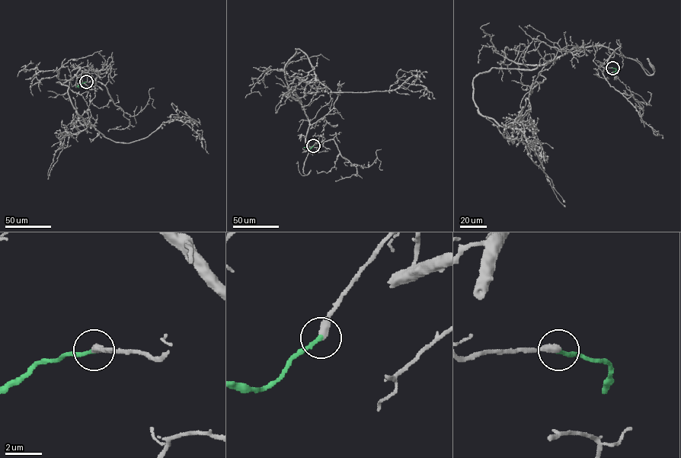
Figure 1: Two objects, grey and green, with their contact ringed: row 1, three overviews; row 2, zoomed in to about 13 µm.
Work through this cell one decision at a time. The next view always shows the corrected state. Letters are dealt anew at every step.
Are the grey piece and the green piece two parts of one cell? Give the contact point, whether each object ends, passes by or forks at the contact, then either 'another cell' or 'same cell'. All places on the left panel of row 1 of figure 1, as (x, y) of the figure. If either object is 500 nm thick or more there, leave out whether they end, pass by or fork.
place (86, 81); grey ends; green ends; same cell

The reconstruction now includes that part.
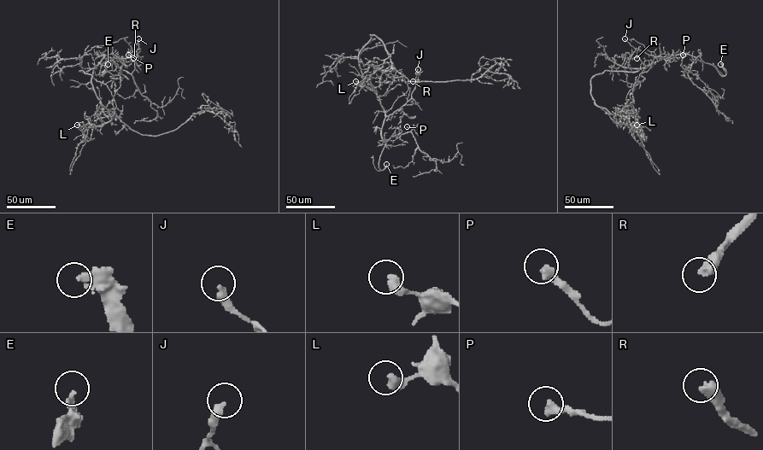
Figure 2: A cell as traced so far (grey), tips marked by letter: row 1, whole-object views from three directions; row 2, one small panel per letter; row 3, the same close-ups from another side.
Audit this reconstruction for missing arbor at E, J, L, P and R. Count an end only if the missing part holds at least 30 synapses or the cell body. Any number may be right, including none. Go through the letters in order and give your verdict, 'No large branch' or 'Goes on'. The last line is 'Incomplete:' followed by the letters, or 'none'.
E: Goes on
J: No large branch
L: No large branch
P: No large branch
R: Goes on
Incomplete: E, R

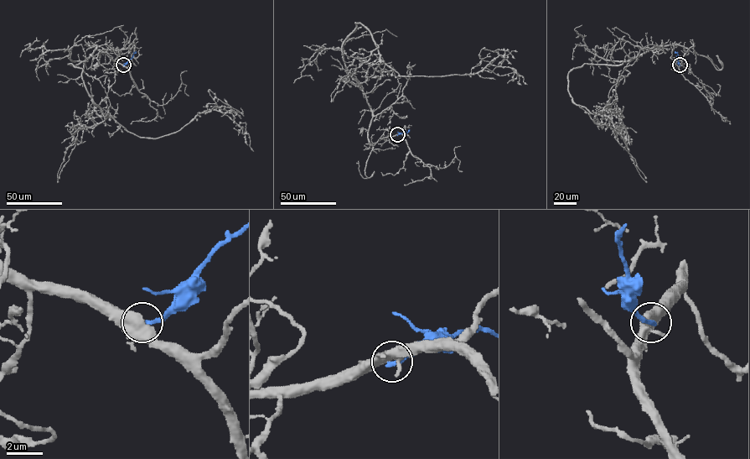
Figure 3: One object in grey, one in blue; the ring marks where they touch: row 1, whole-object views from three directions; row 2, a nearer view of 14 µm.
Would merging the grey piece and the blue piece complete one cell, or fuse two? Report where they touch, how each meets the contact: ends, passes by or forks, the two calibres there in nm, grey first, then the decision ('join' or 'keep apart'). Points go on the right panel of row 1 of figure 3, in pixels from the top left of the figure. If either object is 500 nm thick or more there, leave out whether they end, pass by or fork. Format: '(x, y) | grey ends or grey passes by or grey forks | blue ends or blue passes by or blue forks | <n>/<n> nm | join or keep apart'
(680, 65) | grey forks | blue ends | 480/260 nm | keep apart

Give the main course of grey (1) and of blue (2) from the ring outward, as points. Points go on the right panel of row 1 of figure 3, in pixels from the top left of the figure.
1: (680, 65), (687, 48), (651, 47), (611, 89), (602, 112), (621, 138), (618, 112), (609, 110), (629, 151)
2: (680, 65), (674, 52)

